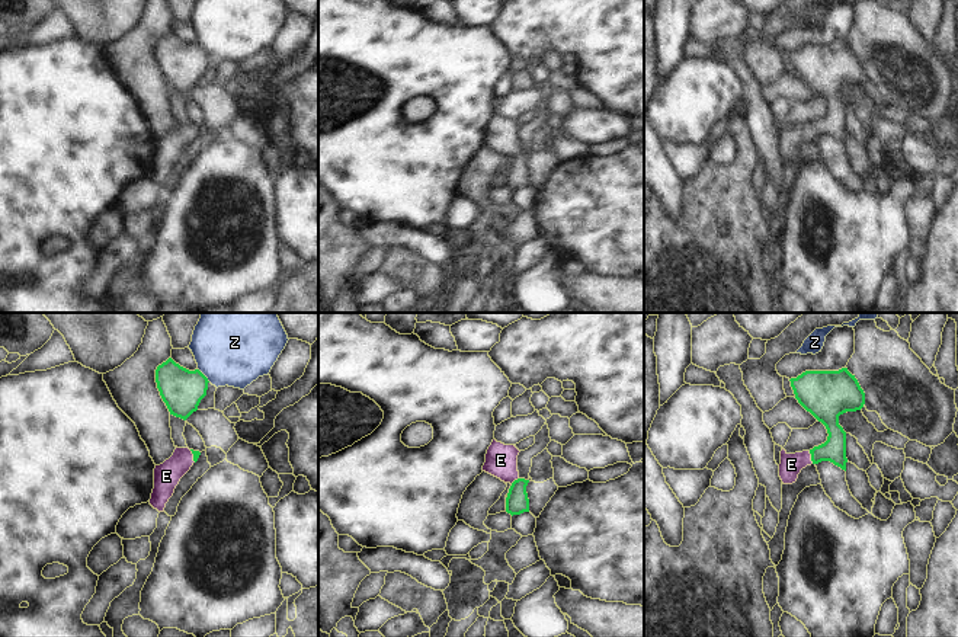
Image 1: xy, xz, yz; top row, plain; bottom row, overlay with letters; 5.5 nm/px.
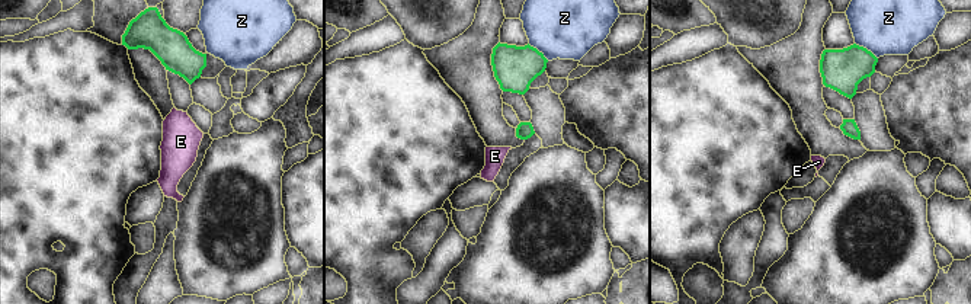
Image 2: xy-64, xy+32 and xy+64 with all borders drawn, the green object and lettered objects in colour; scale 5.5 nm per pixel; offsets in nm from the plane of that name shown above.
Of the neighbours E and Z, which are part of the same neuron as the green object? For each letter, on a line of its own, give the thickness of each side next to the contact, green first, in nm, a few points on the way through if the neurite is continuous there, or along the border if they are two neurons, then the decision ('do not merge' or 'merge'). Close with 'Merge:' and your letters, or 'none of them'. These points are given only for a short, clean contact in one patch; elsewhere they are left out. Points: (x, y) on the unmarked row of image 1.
E: 140 nm thick on the green side, 130 nm on the other; runs through yz (833, 124), (811, 131), (791, 138); merge
Z: 240 nm thick on the green side, 340 nm on the other; do not merge
Merge: E

